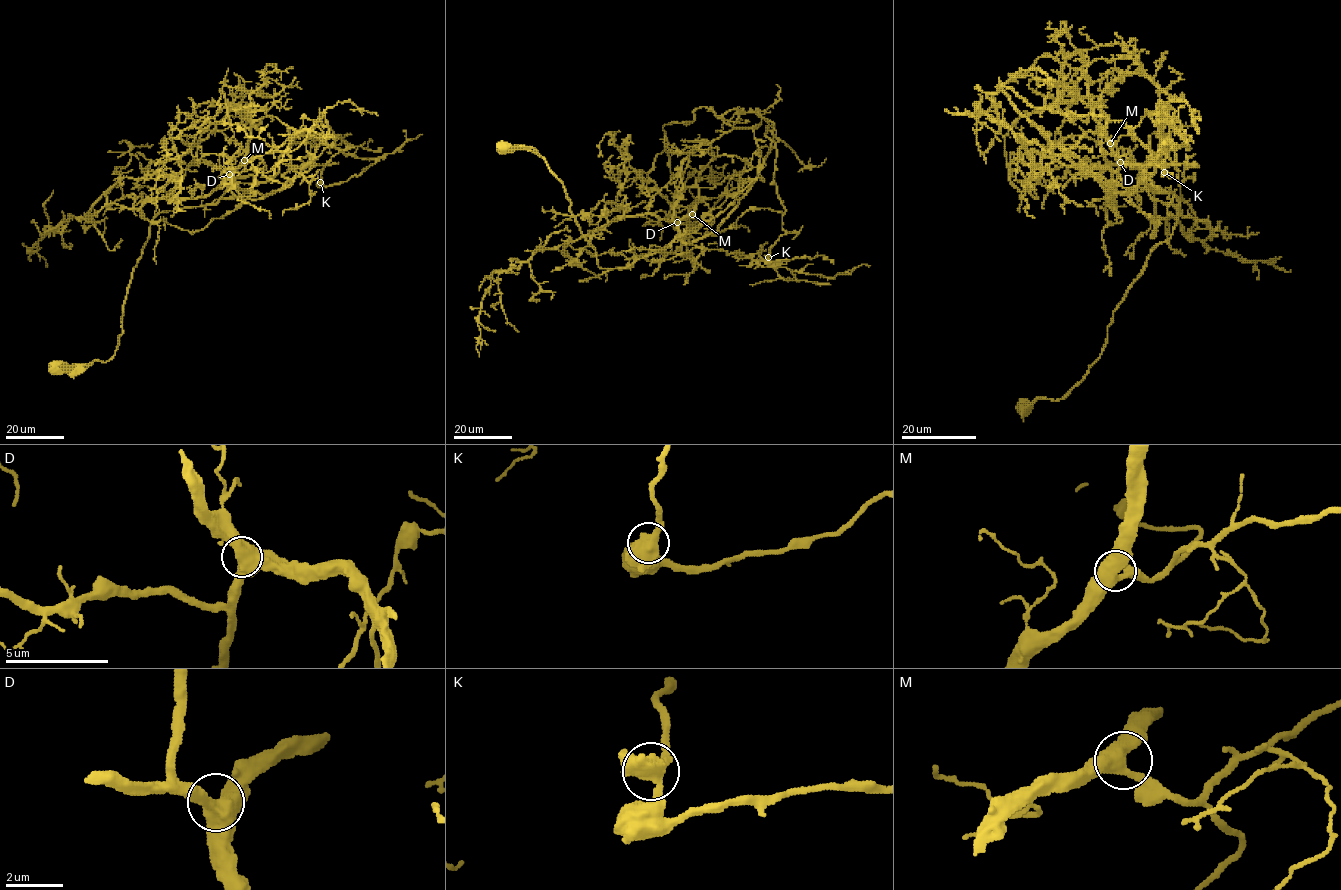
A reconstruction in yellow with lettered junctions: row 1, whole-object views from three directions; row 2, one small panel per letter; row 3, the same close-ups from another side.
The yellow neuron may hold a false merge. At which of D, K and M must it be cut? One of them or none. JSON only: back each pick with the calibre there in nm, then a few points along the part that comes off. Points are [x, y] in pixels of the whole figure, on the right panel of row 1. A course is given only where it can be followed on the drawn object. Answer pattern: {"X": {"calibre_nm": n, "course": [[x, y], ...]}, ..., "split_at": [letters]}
{"split_at": []}

